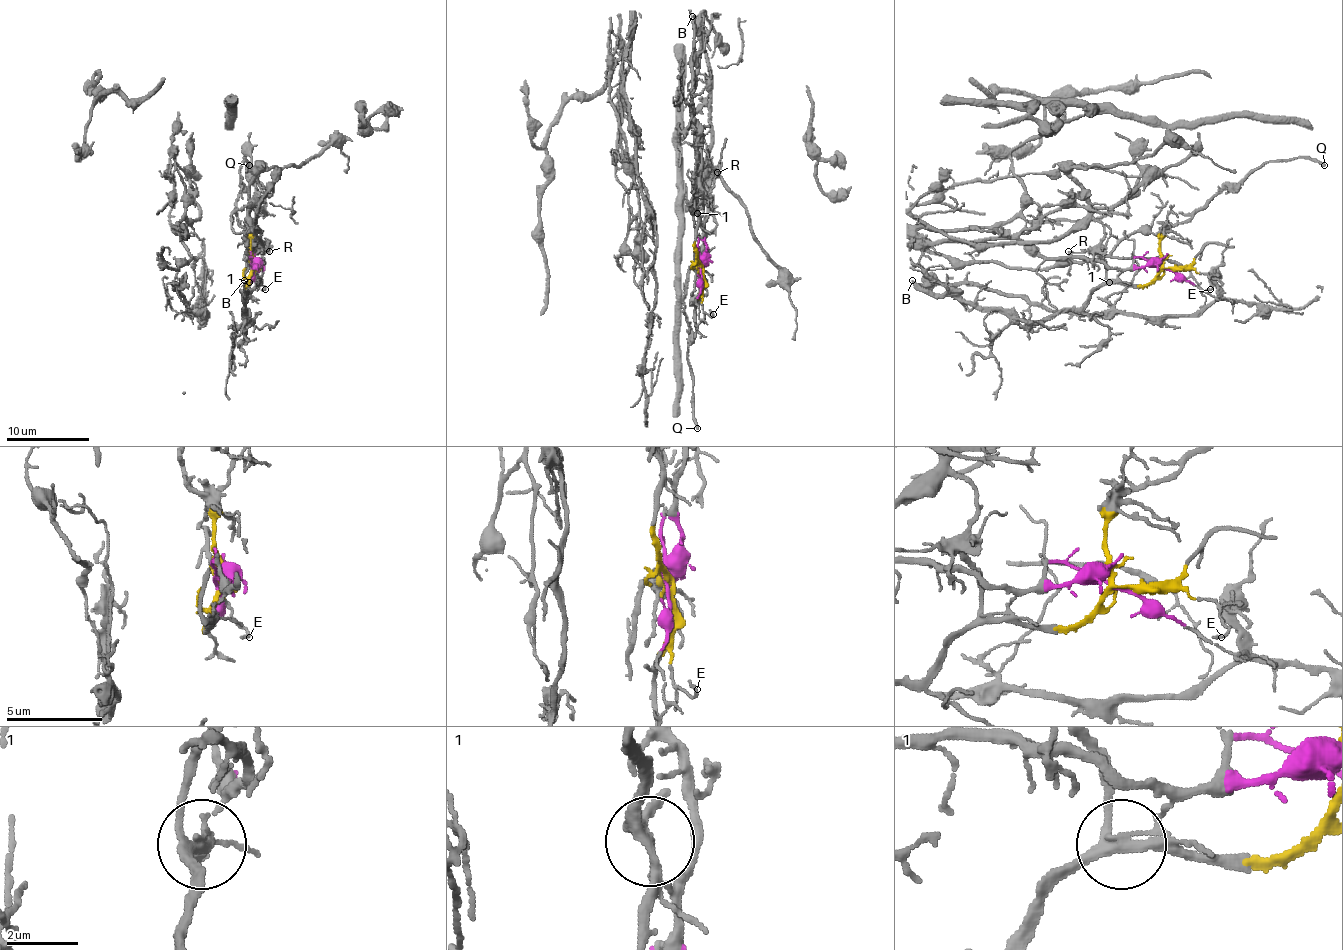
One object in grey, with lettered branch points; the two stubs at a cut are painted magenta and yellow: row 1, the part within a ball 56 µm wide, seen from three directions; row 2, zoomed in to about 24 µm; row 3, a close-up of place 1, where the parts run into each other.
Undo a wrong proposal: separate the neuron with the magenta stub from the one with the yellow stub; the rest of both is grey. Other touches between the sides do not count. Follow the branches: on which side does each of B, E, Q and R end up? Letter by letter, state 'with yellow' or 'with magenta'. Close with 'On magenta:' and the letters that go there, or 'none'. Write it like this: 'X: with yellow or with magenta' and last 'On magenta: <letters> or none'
B: with yellow
E: with yellow
Q: with yellow
R: with yellow
On magenta: none

